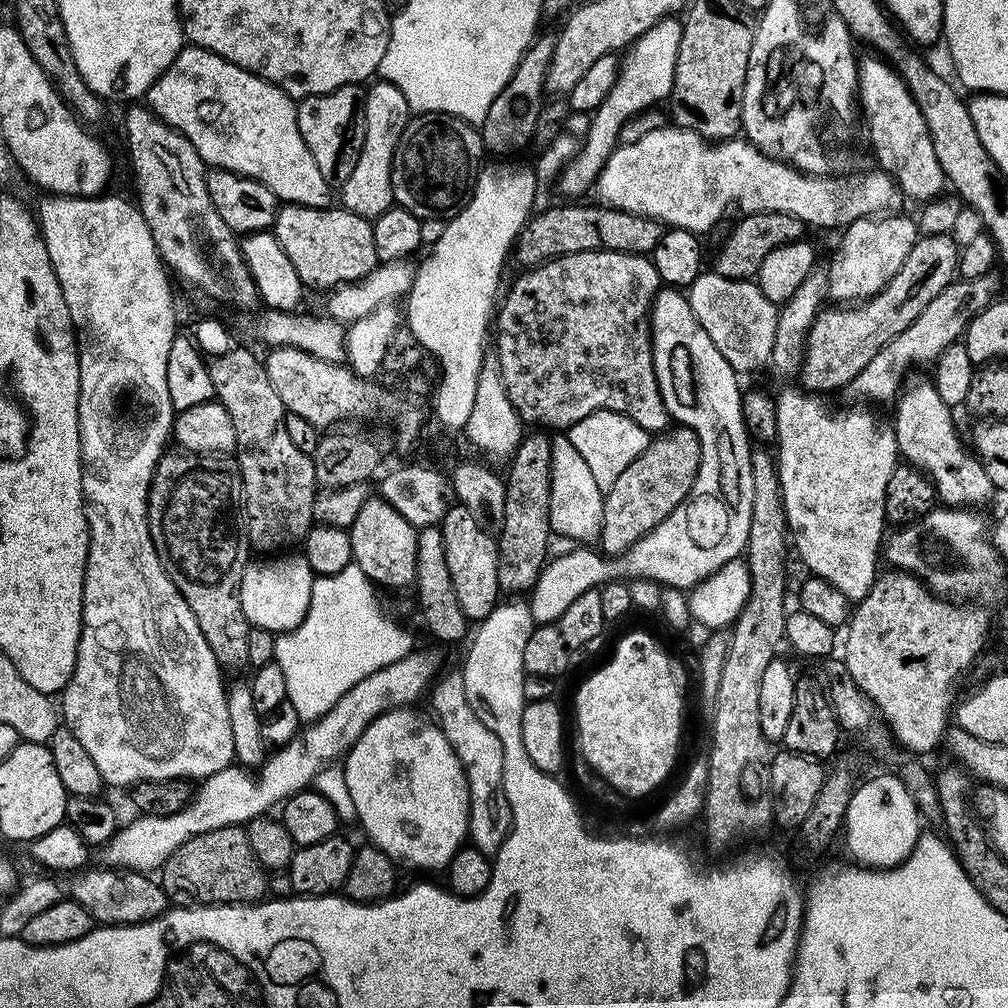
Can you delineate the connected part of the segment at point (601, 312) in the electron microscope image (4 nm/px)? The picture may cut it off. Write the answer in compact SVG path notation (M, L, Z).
M579 252L519 274L512 289L503 293L494 316L494 355L520 421L540 430L569 430L596 411L614 411L630 417L649 434L665 431L670 417L654 372L650 323L652 303L662 285L651 259L638 252Z

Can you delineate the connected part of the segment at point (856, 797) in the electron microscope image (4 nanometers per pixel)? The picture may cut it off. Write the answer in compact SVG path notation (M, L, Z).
M895 775L876 776L859 785L850 798L850 806L844 815L842 839L855 863L870 868L895 868L907 860L922 834L921 817L910 806L908 787Z

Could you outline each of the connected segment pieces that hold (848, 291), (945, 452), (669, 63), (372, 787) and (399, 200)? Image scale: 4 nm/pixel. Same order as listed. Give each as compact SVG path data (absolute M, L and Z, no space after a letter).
M881 214L863 216L843 229L844 237L826 265L828 273L827 299L832 302L859 302L878 294L898 274L906 254L916 244L918 229L916 221L910 215Z
M924 380L913 388L905 387L899 393L896 407L896 451L907 463L925 472L932 479L936 495L945 505L953 508L980 506L994 495L990 474L986 474L983 464L960 441L956 424L952 421L953 409L942 402L935 383Z
M669 18L660 20L650 30L646 30L623 53L620 60L620 72L616 75L614 86L610 94L606 94L604 101L591 113L588 124L588 137L580 148L576 160L572 160L560 172L560 192L564 198L580 198L584 191L591 189L599 172L620 139L620 127L631 116L647 110L651 104L659 100L667 101L674 86L674 66L678 62L678 46L680 45L680 30L682 24L679 19Z
M397 706L374 718L370 726L366 726L362 738L358 738L358 742L346 754L342 764L344 777L350 790L350 798L354 802L356 820L364 827L367 839L375 848L401 865L444 870L457 850L465 847L469 839L468 783L462 762L458 762L440 725L427 715L419 716L412 711L416 710L408 706Z
M425 112L413 115L402 130L402 138L398 142L394 154L392 163L393 201L420 221L426 218L438 218L447 222L470 202L484 160L483 156L486 156L486 149L480 133L465 120L459 120L457 116L447 116L445 112Z

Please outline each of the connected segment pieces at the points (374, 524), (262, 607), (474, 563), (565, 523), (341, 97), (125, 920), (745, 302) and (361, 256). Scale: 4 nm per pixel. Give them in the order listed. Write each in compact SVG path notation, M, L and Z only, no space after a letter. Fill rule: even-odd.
M370 496L348 531L353 561L375 585L388 588L411 587L417 572L417 534L412 523L380 496Z
M292 554L260 558L257 564L256 561L250 562L242 574L242 614L246 614L253 628L265 628L268 632L279 634L298 627L302 618L306 618L314 574L303 554L288 555Z
M459 502L445 511L439 530L446 542L446 563L450 565L450 579L454 581L454 594L462 605L462 614L469 622L485 620L495 610L502 593L498 586L500 554L493 533L474 522L474 514Z
M566 434L555 435L551 448L550 520L553 533L595 543L604 525L604 495L587 463ZM558 436L558 437L556 437Z
M347 84L326 94L305 96L296 105L302 142L306 142L310 154L314 154L314 162L318 162L318 171L326 178L329 189L339 189L358 162L364 141L364 94L361 85Z
M92 866L87 870L81 871L79 874L73 875L71 877L72 892L70 888L71 899L78 901L89 912L97 925L119 926L121 924L141 924L168 911L170 907L168 895L166 895L164 889L160 887L159 883L151 875L143 872L133 872L131 868L113 868L111 866L100 868Z
M706 270L689 285L686 295L695 318L737 374L752 372L771 361L779 307L762 294L755 281L728 279Z
M284 204L277 211L274 231L278 246L282 246L290 262L294 262L294 270L298 270L298 278L302 278L305 289L331 290L341 284L355 284L378 267L373 221L343 206L311 208L301 204Z

